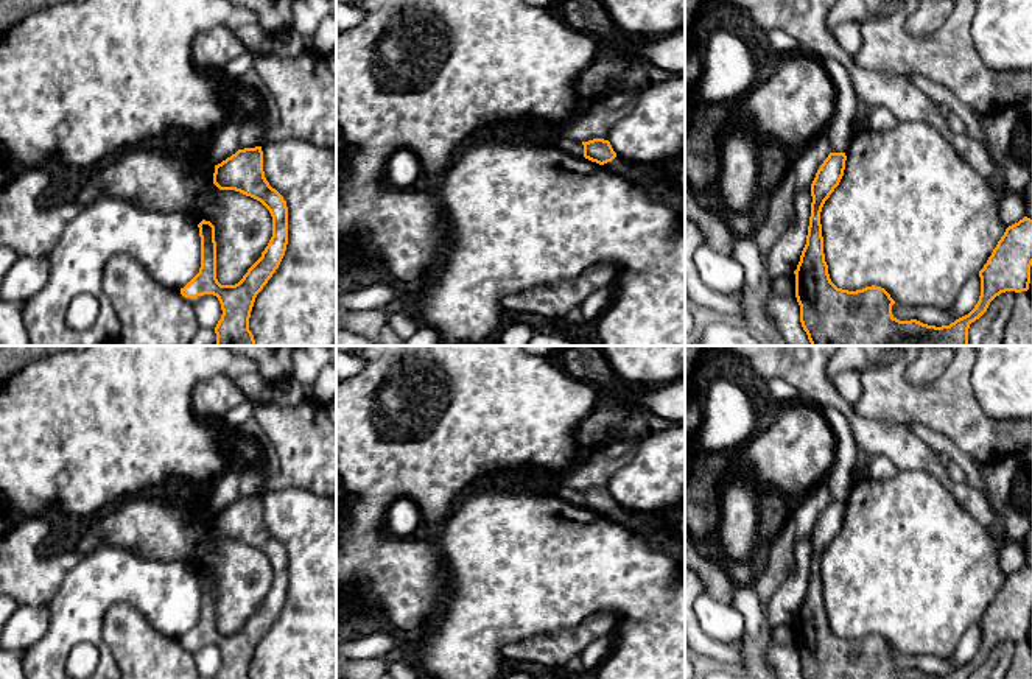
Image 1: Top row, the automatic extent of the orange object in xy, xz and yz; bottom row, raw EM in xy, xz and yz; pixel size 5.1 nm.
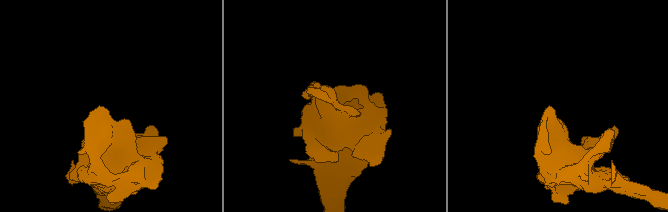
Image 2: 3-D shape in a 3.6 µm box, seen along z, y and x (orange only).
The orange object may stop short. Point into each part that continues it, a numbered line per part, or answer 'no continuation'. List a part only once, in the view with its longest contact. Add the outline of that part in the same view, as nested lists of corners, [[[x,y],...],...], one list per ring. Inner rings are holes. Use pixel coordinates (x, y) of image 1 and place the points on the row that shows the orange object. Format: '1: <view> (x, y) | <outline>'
no continuation

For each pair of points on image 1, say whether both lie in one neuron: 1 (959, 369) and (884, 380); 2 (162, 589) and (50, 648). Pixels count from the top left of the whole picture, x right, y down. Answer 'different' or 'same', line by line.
1: same
2: same

